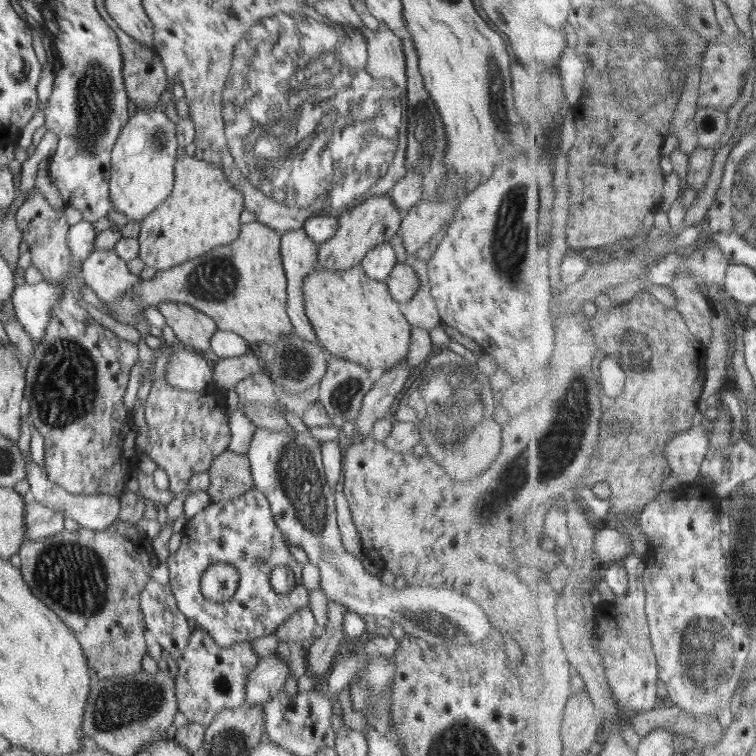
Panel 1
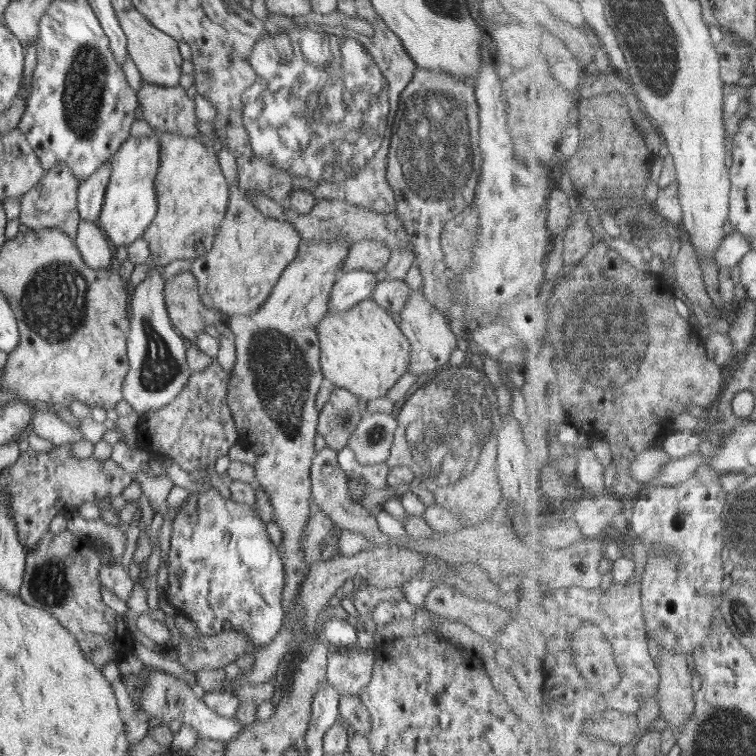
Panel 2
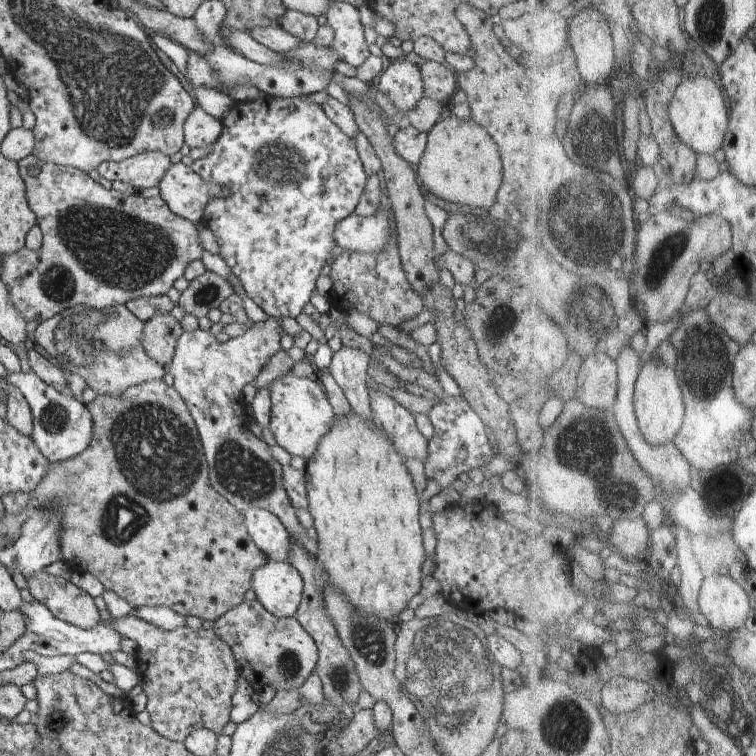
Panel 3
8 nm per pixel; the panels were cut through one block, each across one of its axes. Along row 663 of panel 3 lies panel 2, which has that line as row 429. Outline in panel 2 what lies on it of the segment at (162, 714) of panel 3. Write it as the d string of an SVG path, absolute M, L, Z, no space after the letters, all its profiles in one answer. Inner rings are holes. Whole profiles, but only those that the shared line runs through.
M217 360L193 377L175 400L146 415L146 428L140 431L150 438L152 452L170 457L191 475L200 467L213 466L221 456L228 455L232 445L239 442L238 430L227 410L226 394L231 374L223 370Z

